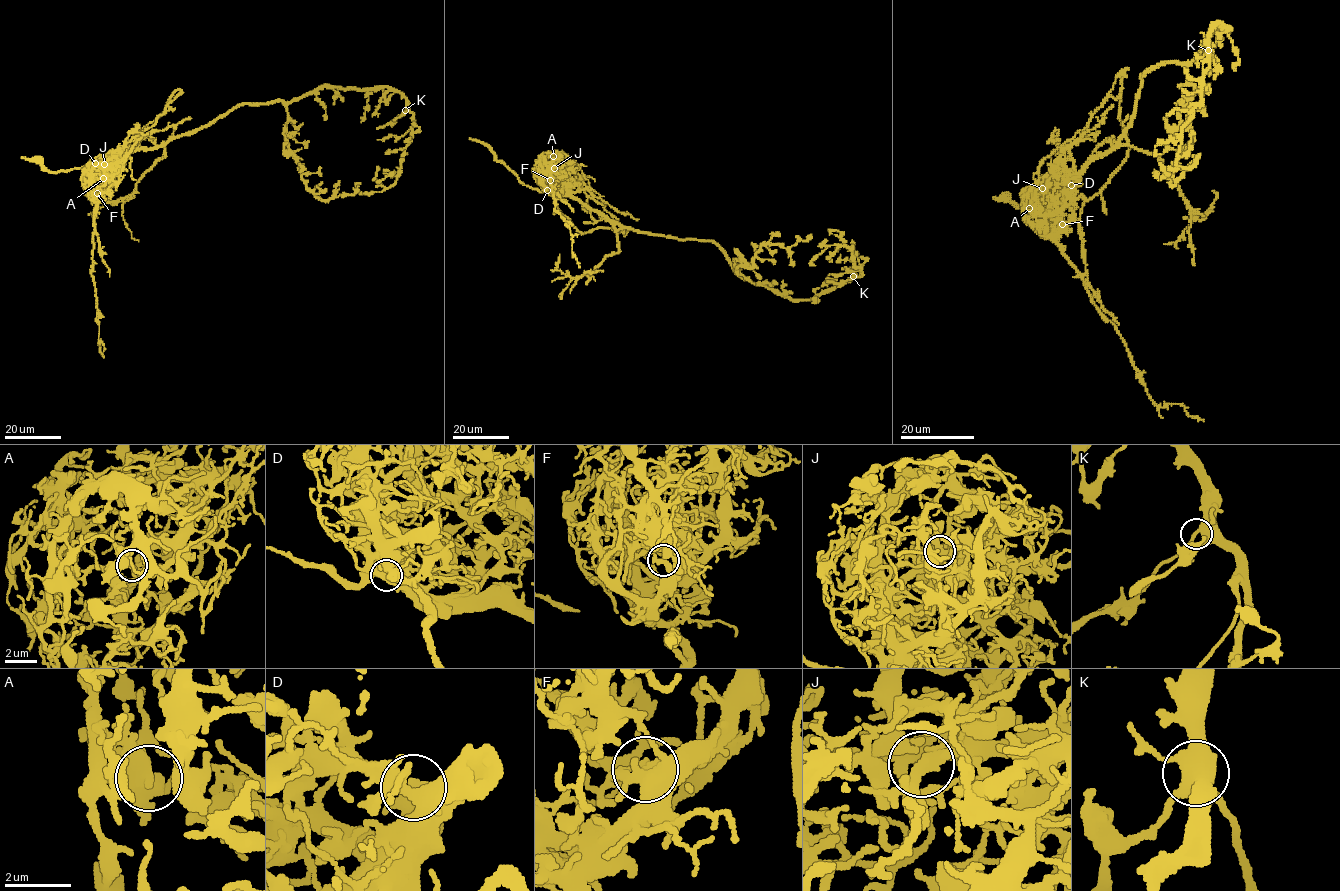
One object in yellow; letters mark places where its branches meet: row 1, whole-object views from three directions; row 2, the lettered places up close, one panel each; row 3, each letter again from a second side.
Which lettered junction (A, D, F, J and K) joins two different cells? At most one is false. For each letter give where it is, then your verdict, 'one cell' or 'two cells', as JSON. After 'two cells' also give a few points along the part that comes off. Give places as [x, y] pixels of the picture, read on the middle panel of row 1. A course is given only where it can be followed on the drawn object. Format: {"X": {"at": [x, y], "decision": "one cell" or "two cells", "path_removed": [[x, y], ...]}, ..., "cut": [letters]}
{"A": {"at": [553, 156], "decision": "one cell"}, "D": {"at": [547, 190], "decision": "one cell"}, "F": {"at": [550, 180], "decision": "one cell"}, "J": {"at": [554, 168], "decision": "one cell"}, "K": {"at": [853, 276], "decision": "one cell"}, "cut": []}

